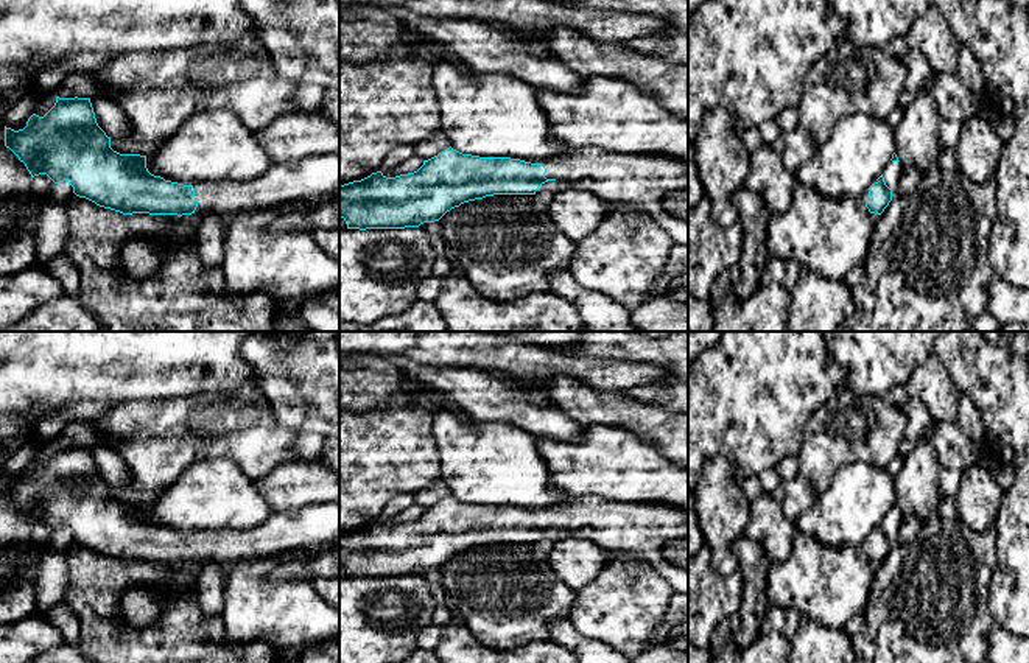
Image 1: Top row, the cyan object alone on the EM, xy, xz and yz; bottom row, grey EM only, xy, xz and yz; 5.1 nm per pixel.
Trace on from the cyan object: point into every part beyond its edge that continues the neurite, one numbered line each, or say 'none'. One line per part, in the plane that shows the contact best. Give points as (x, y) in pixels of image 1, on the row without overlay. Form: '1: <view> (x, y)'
1: xy (315, 526)

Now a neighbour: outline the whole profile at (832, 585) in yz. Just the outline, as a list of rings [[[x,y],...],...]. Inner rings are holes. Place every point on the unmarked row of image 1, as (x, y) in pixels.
[[[795,534],[789,557],[781,563],[771,563],[767,570],[766,599],[769,605],[795,609],[803,618],[813,618],[828,629],[844,629],[855,615],[866,610],[873,577],[875,567],[861,548],[831,548],[817,543],[811,535]]]

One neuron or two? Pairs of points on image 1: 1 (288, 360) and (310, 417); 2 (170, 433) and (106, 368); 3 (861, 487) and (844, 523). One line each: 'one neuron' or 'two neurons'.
1: one neuron
2: two neurons
3: one neuron

